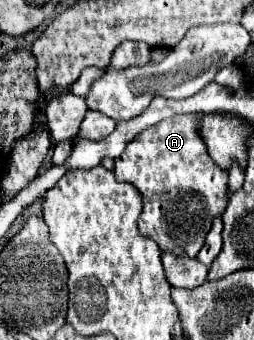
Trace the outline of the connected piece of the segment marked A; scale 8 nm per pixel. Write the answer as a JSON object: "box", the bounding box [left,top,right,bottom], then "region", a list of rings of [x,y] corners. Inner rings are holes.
{"box":[114,113,228,257],"region":[[[190,113],[190,115],[174,115],[174,119],[164,119],[154,125],[152,131],[144,131],[136,135],[120,157],[114,159],[114,175],[118,181],[132,183],[144,199],[144,209],[138,219],[138,229],[142,235],[154,239],[162,251],[172,251],[178,255],[196,257],[202,249],[208,229],[212,229],[214,217],[222,215],[228,205],[228,171],[220,169],[212,157],[208,157],[208,149],[204,141],[200,141],[200,117],[204,113]]]}

